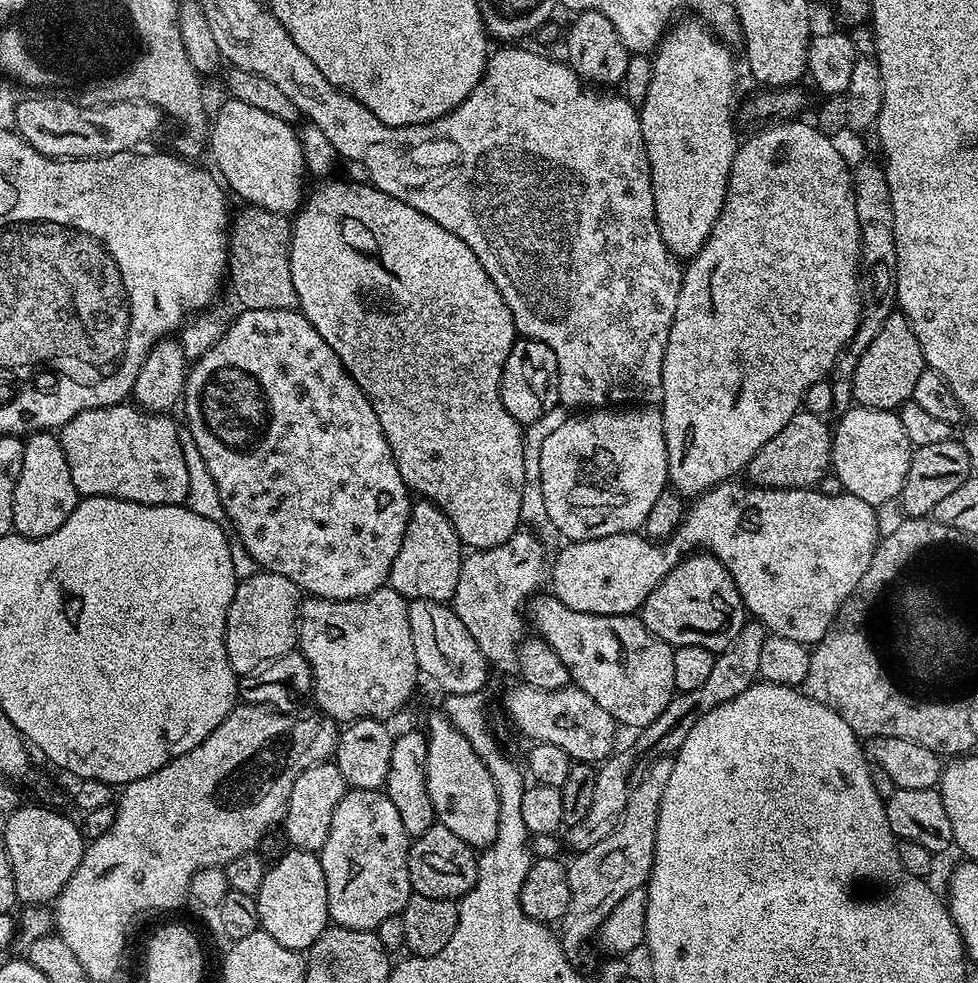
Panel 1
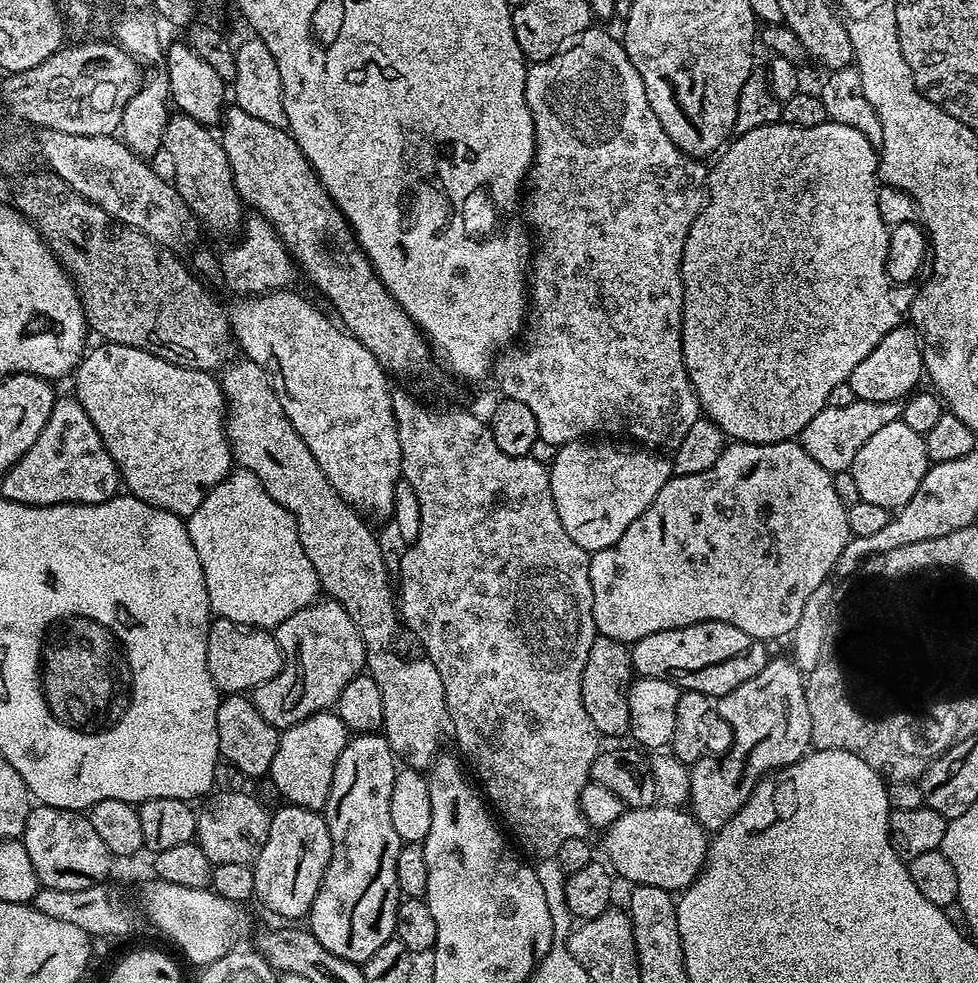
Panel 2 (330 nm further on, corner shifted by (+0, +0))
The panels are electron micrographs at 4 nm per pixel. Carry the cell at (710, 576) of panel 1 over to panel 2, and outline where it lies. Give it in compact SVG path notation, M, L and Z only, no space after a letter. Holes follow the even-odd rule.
M703 620L690 626L658 630L631 645L632 671L637 677L642 677L652 672L668 672L668 668L700 668L700 664L712 664L712 660L724 660L724 656L740 652L744 644L748 644L746 630L738 630L738 626L717 620Z

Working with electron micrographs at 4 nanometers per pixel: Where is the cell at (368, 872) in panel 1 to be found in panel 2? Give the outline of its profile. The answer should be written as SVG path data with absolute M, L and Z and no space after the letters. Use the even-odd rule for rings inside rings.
M356 734L338 758L334 782L322 815L332 839L332 853L312 903L310 931L338 958L363 965L396 930L396 908L402 893L396 881L396 859L402 841L390 822L390 794L398 761L383 735Z

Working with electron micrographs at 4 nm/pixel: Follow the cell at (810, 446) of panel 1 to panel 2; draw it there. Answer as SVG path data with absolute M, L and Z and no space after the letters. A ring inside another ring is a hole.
M855 400L846 406L846 410L834 410L827 406L800 431L798 443L818 466L822 466L830 473L846 471L851 469L854 462L854 454L866 446L868 439L873 434L878 434L882 426L890 426L890 422L900 419L901 405L897 402L866 402L865 400Z

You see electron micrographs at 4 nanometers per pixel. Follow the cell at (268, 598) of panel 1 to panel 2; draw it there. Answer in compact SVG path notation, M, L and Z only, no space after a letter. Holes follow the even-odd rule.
M219 618L208 625L208 669L217 692L221 694L244 694L270 682L270 678L282 670L283 661L278 642L271 631L248 628L244 624Z

